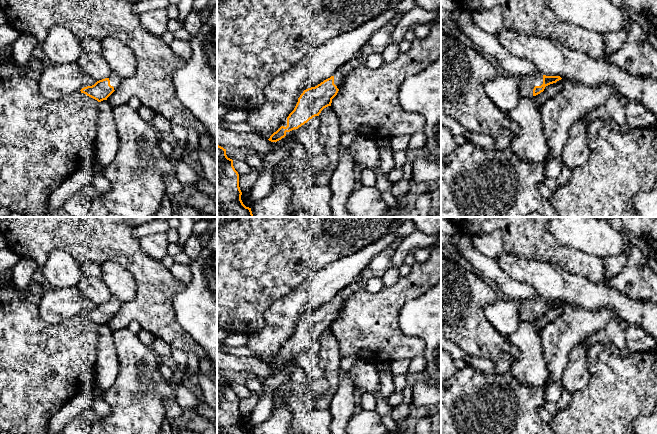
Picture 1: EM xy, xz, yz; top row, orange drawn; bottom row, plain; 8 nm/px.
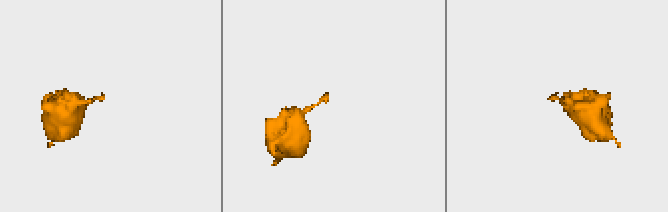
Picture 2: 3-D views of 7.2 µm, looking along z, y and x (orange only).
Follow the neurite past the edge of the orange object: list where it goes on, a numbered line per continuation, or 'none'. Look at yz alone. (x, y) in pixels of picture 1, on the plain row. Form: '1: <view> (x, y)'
1: yz (527, 306)

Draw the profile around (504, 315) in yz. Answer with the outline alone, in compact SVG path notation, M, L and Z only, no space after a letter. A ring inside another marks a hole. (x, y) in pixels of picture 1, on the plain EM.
M498 300L484 308L486 319L503 336L514 333L521 324L520 300Z

